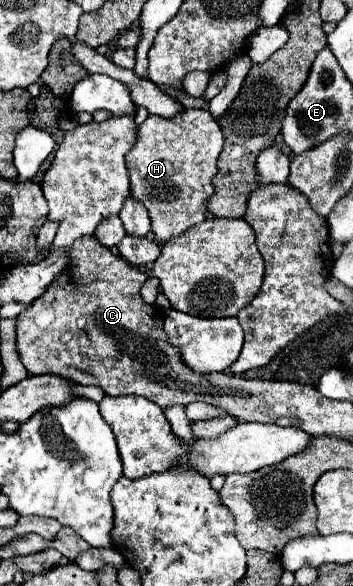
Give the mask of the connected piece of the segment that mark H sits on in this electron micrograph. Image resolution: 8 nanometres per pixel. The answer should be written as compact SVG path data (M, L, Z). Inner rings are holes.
M186 109L172 119L148 115L140 125L138 141L126 155L126 167L130 171L130 195L148 209L156 241L170 241L206 219L206 201L214 193L212 177L222 145L220 125L206 109Z

